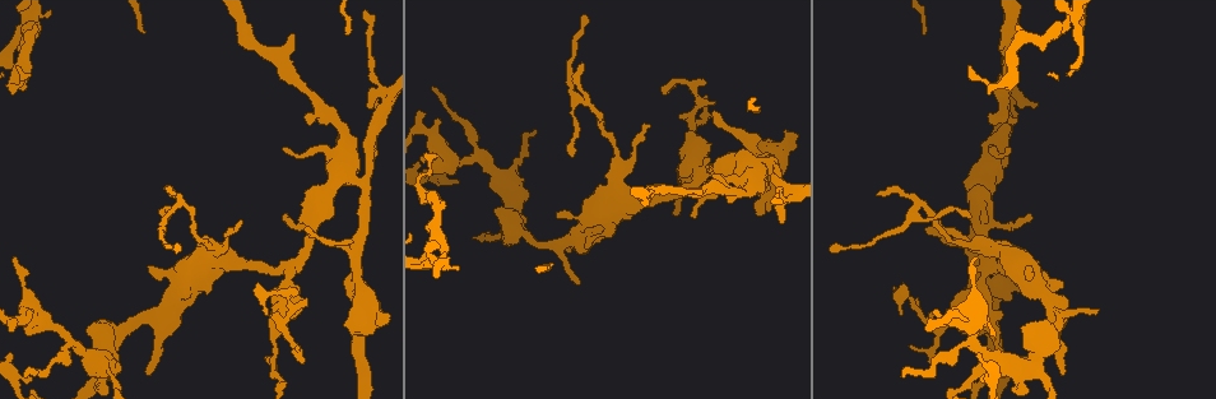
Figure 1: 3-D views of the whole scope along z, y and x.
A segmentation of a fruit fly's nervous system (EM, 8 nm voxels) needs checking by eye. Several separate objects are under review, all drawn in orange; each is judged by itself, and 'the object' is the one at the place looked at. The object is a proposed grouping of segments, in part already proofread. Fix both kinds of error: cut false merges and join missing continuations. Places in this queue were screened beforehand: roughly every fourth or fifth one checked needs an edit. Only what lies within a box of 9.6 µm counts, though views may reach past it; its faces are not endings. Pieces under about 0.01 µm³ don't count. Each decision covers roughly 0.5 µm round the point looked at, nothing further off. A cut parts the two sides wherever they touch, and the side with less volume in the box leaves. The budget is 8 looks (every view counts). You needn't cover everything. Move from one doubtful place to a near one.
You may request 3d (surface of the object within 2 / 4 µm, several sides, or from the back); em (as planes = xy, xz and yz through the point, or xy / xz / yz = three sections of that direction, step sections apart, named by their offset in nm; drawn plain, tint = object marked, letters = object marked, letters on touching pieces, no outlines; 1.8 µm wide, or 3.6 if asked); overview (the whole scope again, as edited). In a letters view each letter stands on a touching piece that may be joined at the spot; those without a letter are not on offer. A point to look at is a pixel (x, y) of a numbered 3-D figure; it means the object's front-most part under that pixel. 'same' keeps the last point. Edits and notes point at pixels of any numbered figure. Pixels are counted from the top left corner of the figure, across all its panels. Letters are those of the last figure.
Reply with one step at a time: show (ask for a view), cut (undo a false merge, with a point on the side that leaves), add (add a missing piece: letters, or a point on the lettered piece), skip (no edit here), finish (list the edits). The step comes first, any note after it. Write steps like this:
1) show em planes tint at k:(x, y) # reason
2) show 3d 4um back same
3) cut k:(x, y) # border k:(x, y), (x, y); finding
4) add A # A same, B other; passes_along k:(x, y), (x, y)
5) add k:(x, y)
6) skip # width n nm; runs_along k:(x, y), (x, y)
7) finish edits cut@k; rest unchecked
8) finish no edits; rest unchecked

show em 3.6um planes tint at 1:(183, 295) # two arms in line, one across

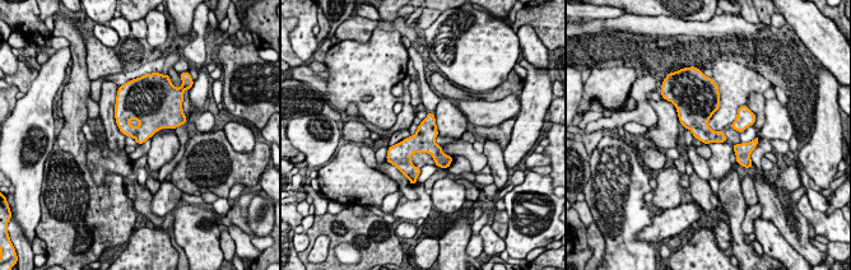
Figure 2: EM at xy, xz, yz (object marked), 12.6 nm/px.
show em 3.6um planes letters same

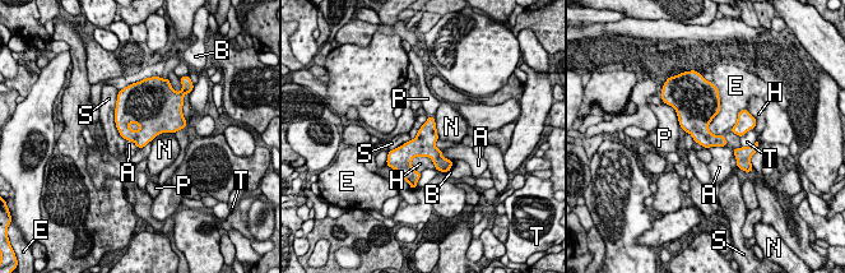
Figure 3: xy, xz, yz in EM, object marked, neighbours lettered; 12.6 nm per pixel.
skip # width 240 nm; longest_contact S 550 nm; A other, B other, E other, H other, N other, P other, S other, T other; continuous, no second neuron

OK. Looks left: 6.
show em xz step 8 plain at 1:(1034, 106) # free end

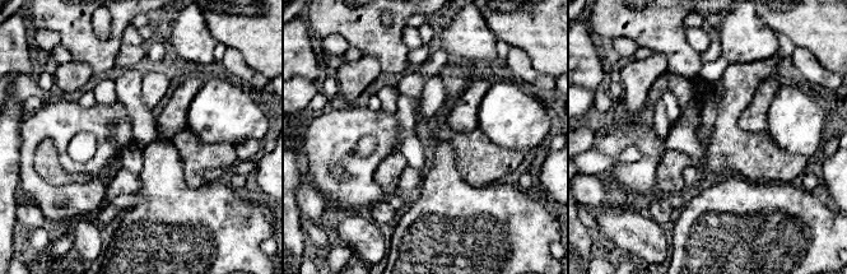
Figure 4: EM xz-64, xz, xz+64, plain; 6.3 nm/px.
show em xz step 8 letters same

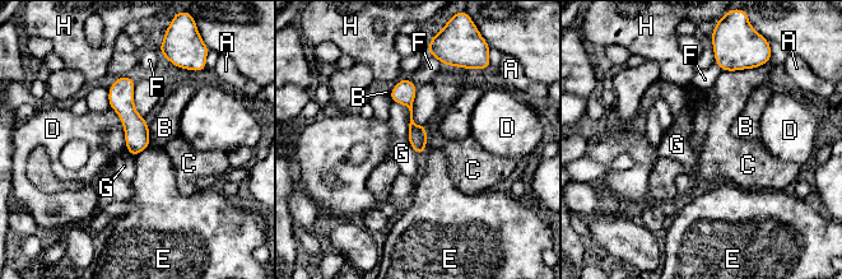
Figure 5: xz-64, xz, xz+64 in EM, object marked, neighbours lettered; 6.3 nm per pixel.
skip # A other, B other, C other, D other, E other, F other, G other, H other; runs_along 5:(121, 79), (134, 152); none of them fits

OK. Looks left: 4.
show 3d 4um at 1:(754, 169) # four or more arms meet

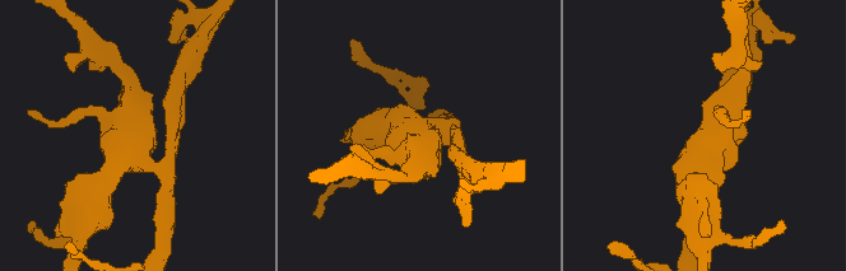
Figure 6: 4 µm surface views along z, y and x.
show em 3.6um planes letters at 6:(418, 136) # now the EM

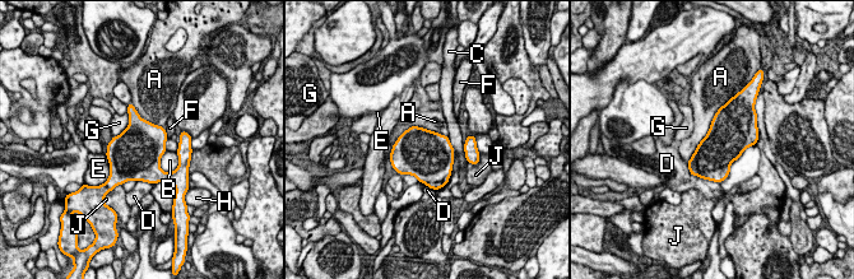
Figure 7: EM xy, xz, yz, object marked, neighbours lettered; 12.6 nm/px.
skip # width 500 nm; longest_contact A 950 nm; A other, B other, C other, D other, E other, F other, G other, H other, J other; one neuron here

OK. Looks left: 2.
finish no edits; rest unchecked

